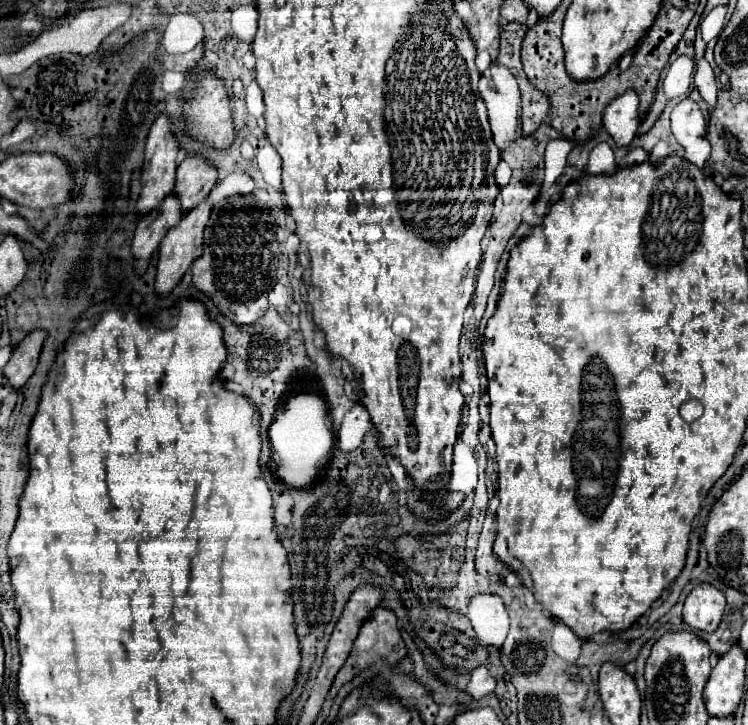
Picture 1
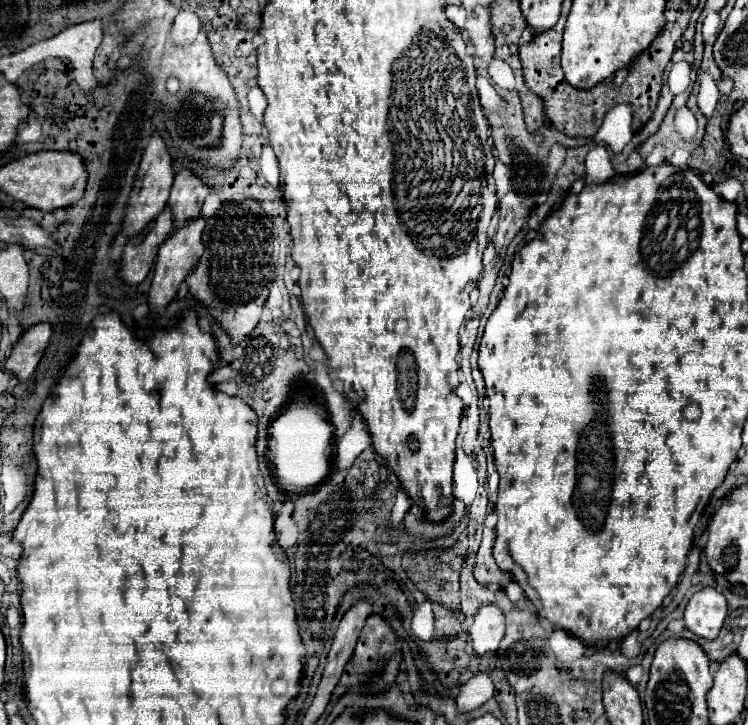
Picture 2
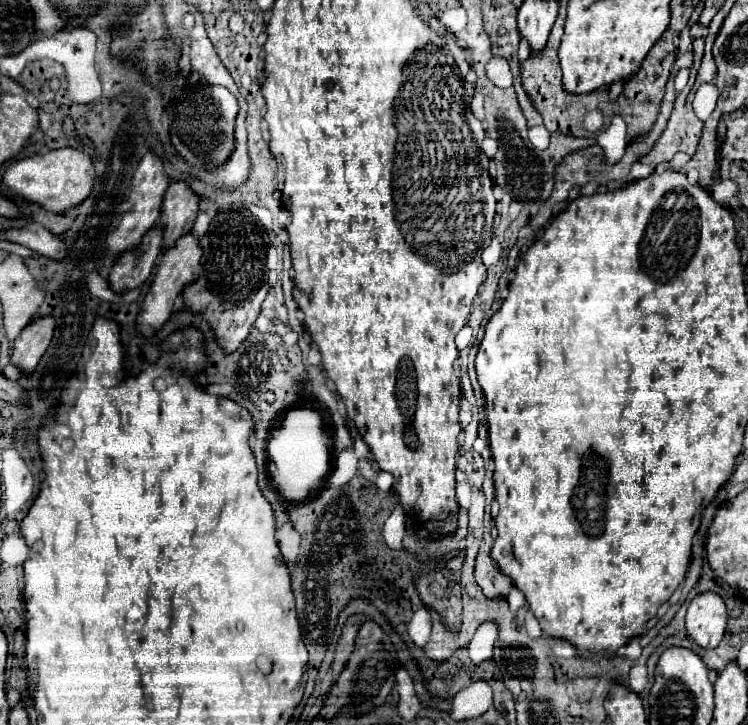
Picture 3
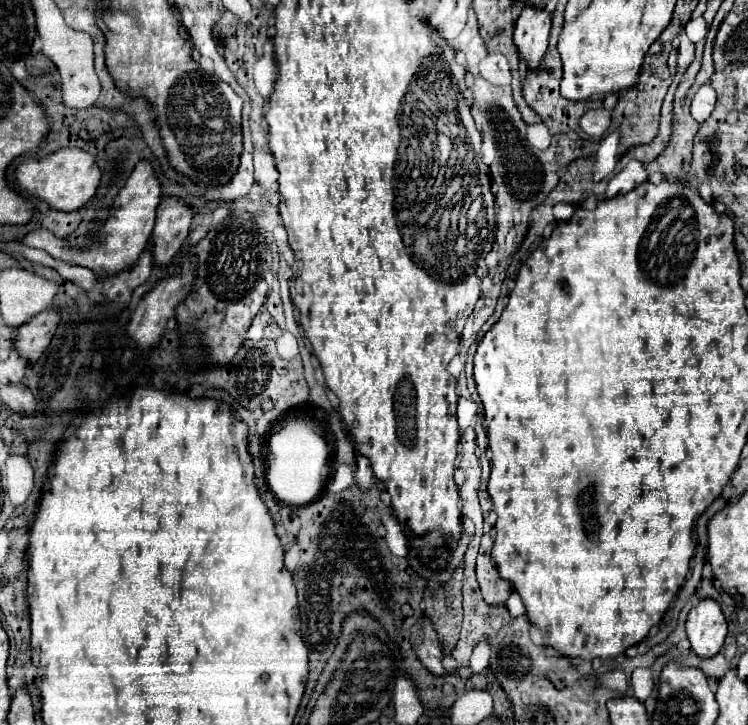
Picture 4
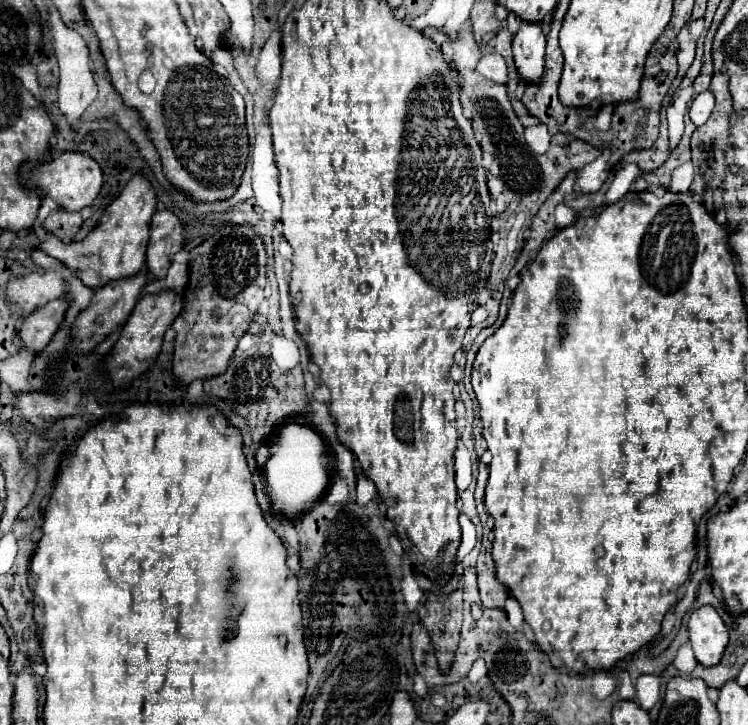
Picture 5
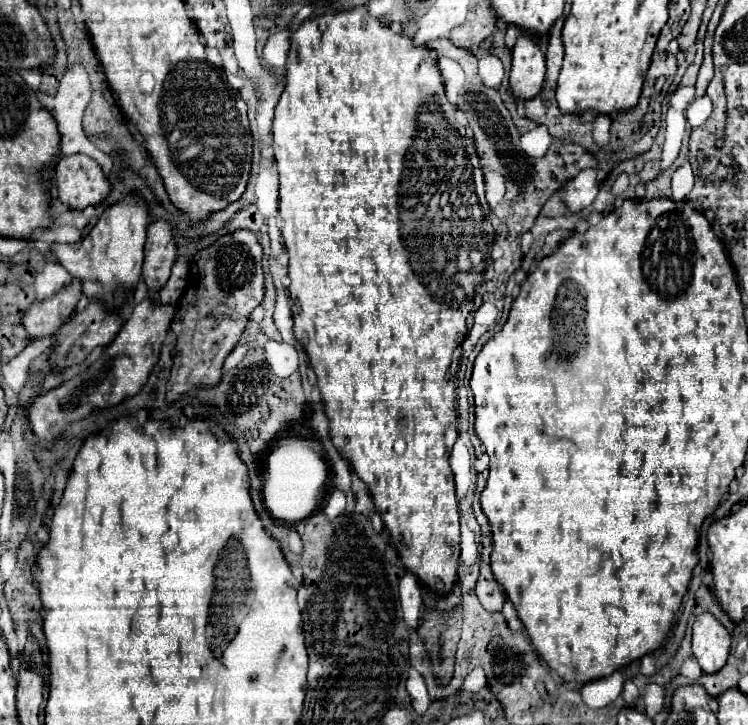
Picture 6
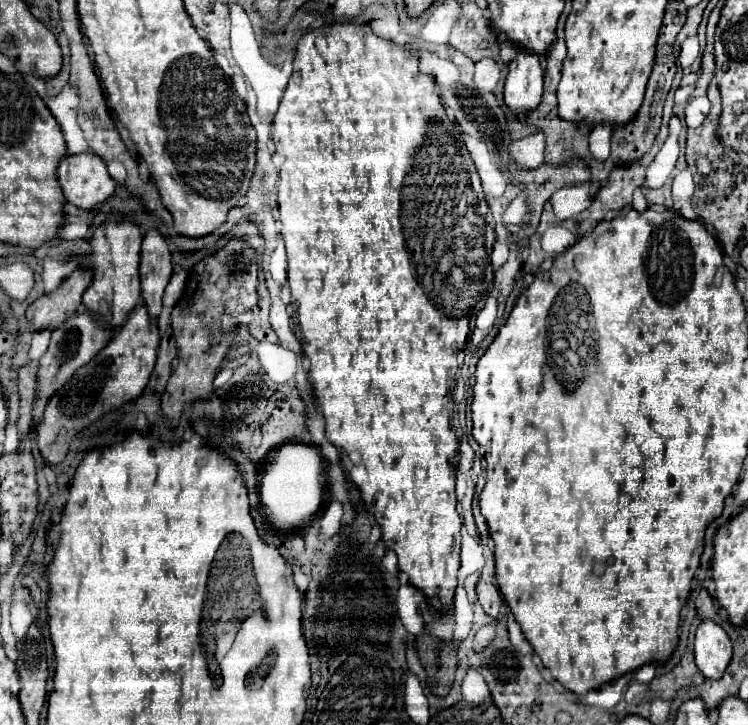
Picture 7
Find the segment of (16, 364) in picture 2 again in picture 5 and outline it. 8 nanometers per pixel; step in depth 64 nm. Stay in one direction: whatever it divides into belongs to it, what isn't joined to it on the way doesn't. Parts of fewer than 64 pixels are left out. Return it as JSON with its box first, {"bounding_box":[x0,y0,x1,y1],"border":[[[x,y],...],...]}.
{"bounding_box":[20,296,68,352],"border":[[[64,296],[48,302],[48,306],[42,306],[40,310],[32,310],[30,316],[24,318],[20,328],[20,340],[26,348],[32,348],[40,352],[54,336],[58,326],[64,320],[68,302],[64,302]]]}

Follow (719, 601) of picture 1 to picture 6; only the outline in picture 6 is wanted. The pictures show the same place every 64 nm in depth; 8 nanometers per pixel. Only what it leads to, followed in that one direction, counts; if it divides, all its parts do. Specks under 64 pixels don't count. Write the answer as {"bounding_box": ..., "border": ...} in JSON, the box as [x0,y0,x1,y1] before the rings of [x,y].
{"bounding_box":[692,612,730,674],"border":[[[702,612],[692,626],[692,650],[704,674],[714,674],[728,660],[730,634],[710,612]]]}

